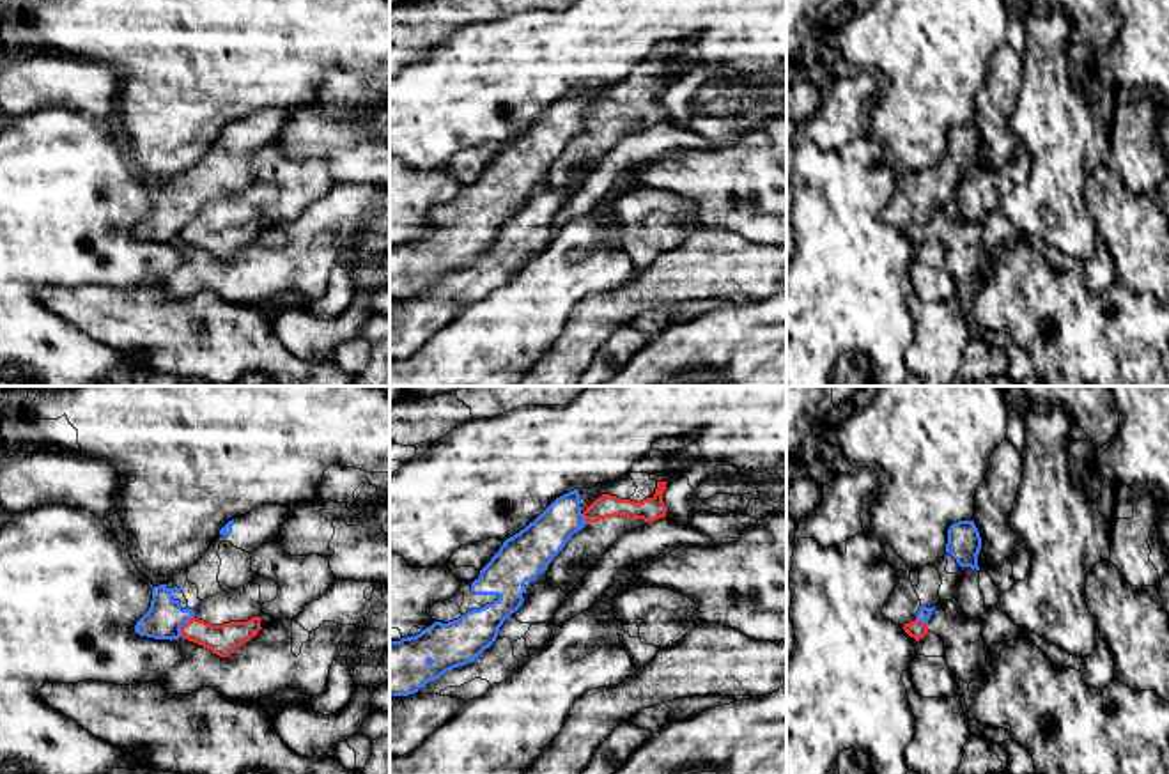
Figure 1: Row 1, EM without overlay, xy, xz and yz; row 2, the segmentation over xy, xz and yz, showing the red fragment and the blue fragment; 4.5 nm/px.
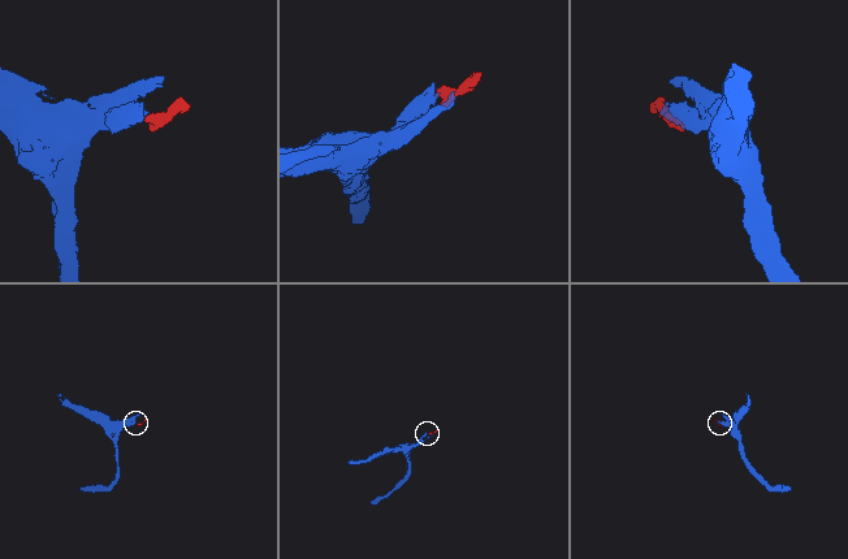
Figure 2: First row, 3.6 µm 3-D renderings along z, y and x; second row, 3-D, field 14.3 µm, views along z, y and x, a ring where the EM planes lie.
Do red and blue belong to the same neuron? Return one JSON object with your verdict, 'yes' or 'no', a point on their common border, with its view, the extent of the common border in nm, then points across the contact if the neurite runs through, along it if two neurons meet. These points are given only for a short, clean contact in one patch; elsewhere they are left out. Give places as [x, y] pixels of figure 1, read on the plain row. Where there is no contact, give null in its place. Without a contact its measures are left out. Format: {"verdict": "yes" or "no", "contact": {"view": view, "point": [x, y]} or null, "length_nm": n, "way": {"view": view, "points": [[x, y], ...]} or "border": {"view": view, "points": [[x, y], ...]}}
{"verdict": "no", "contact": {"view": "xy", "point": [183, 229]}, "length_nm": 120, "border": {"view": "xy", "points": [[193, 218], [181, 231], [179, 239]]}}

